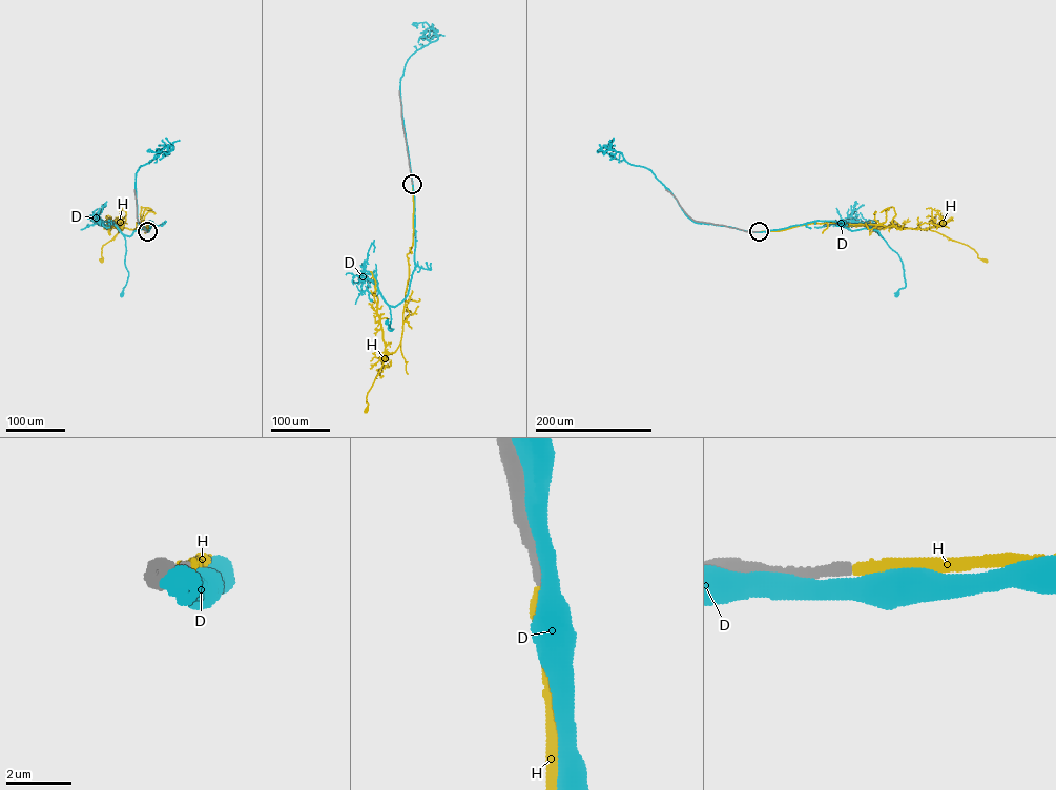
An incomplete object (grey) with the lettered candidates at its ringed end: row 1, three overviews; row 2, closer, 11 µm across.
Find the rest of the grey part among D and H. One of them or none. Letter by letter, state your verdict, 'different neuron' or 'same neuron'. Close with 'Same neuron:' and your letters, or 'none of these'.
D: different neuron
H: same neuron
Same neuron: H

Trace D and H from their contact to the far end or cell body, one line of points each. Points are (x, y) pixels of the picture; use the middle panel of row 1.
D: (412, 184), (415, 267), (406, 297), (394, 307), (388, 305), (391, 331), (387, 323)
H: (412, 184), (413, 244), (407, 255), (409, 278), (400, 342), (394, 352), (385, 352), (367, 393), (366, 410)

